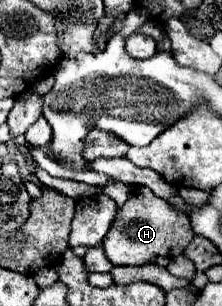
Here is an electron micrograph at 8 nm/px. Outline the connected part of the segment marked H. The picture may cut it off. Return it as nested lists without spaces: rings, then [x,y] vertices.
[[[136,186],[130,192],[130,198],[118,208],[116,220],[112,222],[102,246],[106,258],[114,266],[140,266],[150,262],[156,256],[174,258],[184,252],[184,248],[192,242],[194,232],[186,212],[176,210],[166,200],[158,198],[150,188]]]

